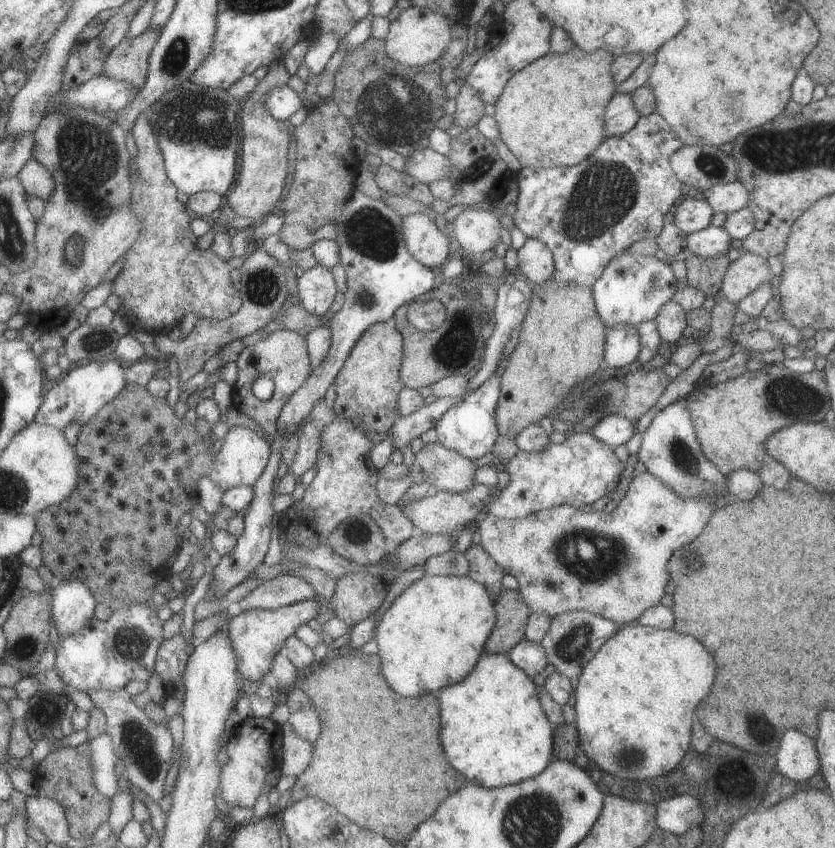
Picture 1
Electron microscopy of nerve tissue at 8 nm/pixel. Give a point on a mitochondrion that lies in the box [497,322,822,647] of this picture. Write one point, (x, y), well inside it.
(595, 565)

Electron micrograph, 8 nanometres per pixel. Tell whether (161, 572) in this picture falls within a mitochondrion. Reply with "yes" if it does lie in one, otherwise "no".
no

